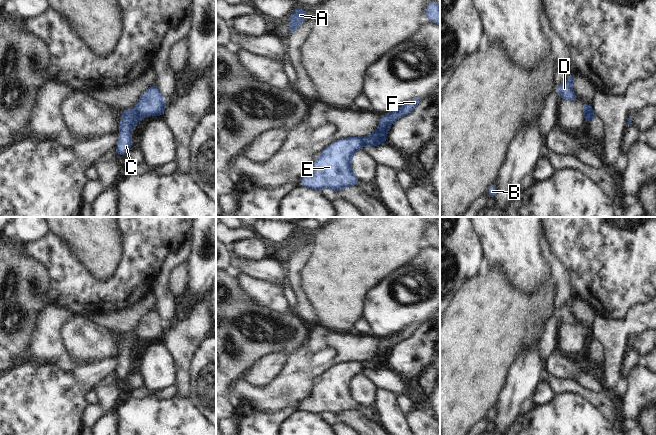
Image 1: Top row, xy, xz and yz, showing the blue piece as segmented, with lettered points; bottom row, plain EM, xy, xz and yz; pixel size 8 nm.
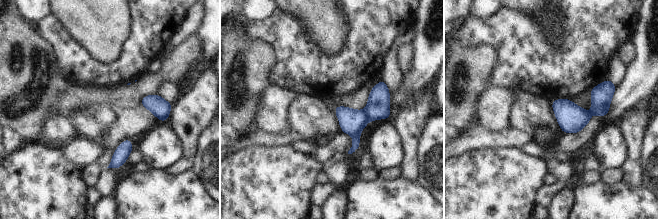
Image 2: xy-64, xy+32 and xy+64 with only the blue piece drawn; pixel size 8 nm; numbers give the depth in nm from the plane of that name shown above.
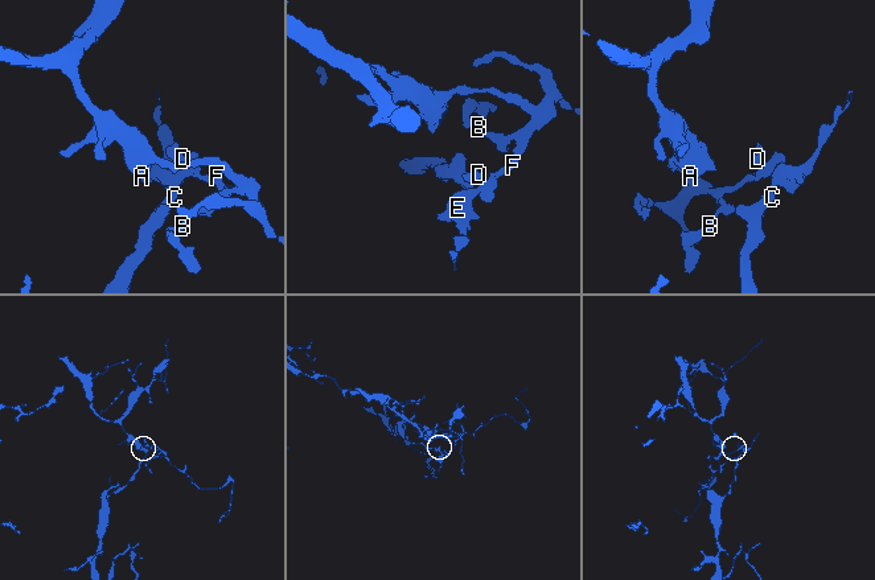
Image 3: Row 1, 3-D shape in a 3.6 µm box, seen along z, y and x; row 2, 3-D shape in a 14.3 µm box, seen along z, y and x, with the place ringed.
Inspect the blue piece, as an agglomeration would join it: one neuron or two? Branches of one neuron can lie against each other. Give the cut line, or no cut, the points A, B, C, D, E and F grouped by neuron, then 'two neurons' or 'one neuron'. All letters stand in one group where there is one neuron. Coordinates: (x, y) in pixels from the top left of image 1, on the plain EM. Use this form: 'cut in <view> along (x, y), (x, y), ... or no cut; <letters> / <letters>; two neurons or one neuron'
cut in xy along (135, 332), (141, 340); A B D F / C E; two neurons

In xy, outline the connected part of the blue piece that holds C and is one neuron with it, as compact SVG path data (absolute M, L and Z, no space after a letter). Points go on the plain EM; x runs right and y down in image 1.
M136 333L122 334L122 343L119 350L119 366L116 371L116 380L125 379L132 371L132 352L141 344Z

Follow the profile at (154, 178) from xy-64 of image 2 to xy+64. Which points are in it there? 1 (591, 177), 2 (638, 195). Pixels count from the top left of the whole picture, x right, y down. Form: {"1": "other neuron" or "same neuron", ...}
{"1": "other neuron", "2": "same neuron"}

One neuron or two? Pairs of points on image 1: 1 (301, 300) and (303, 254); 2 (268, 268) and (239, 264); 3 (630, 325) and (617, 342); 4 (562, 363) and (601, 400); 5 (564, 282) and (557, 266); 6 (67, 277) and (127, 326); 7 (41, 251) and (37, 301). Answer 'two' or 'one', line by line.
1: one
2: one
3: one
4: two
5: one
6: two
7: two

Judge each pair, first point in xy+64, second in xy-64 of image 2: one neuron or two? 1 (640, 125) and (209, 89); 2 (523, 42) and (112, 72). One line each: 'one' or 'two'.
1: one
2: one

